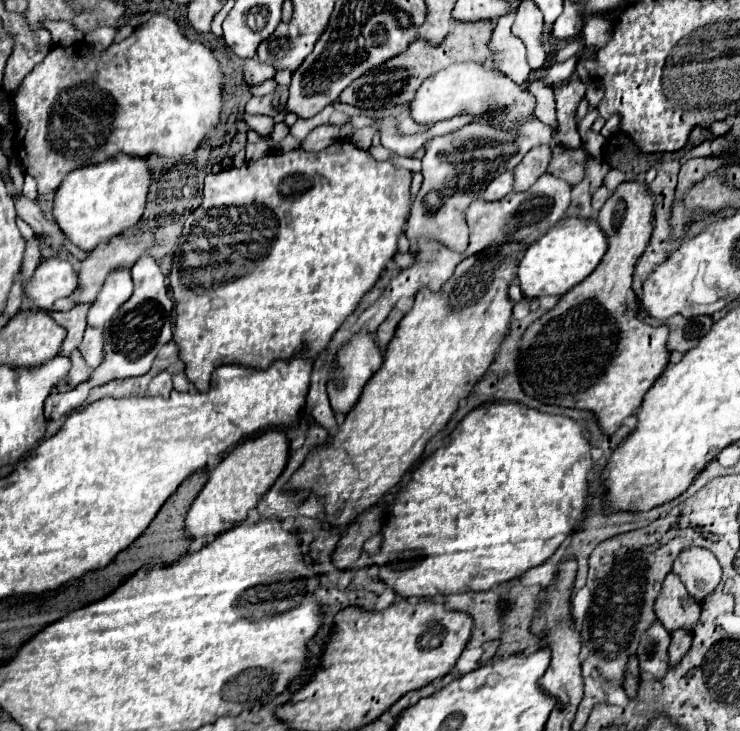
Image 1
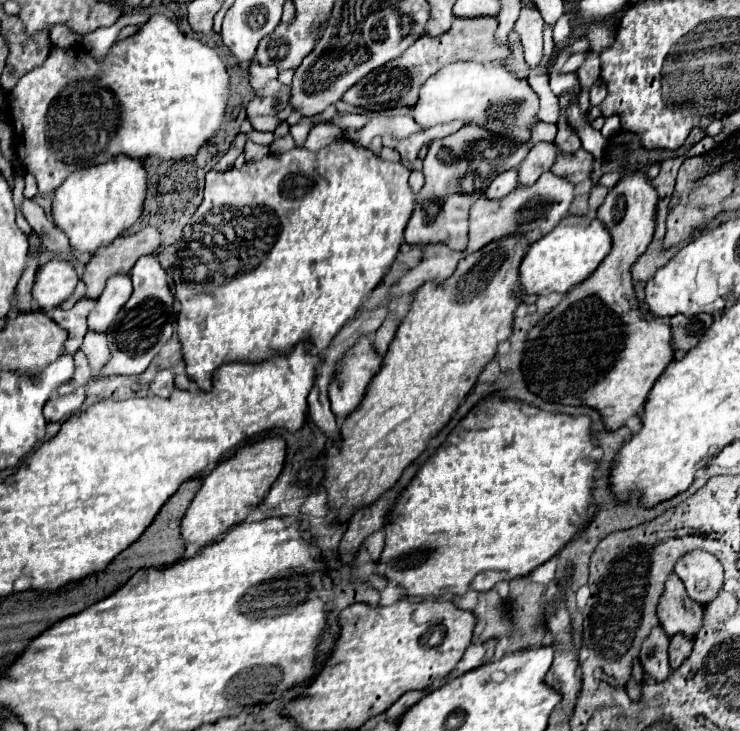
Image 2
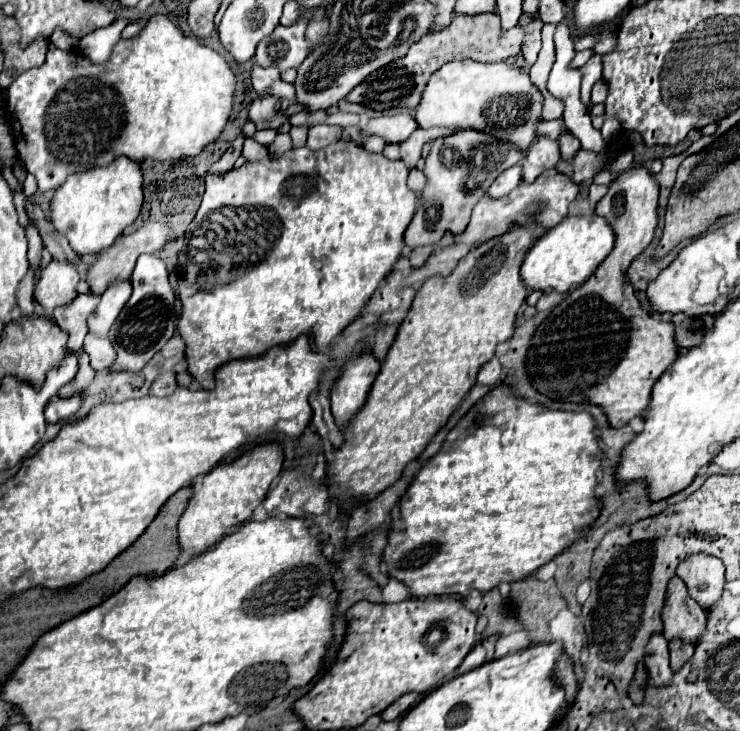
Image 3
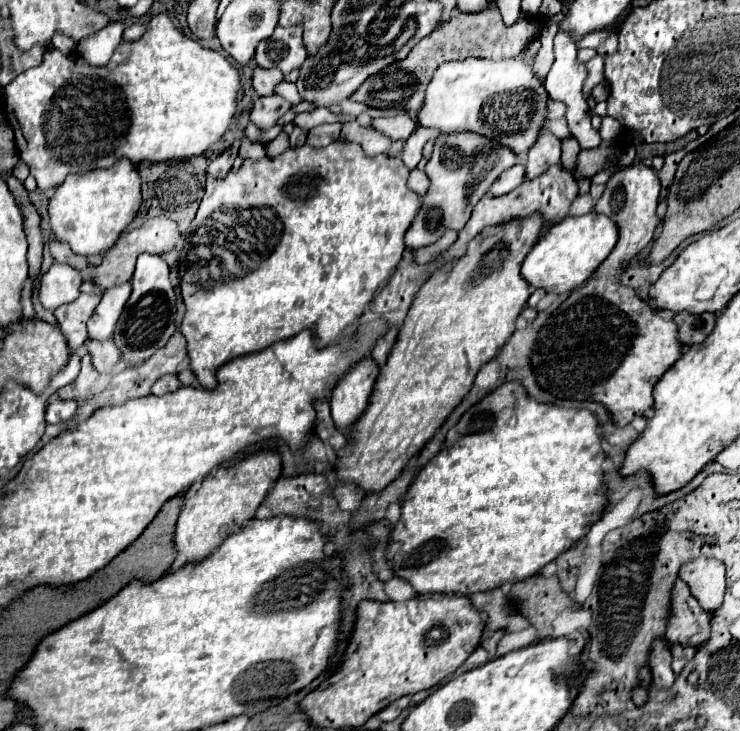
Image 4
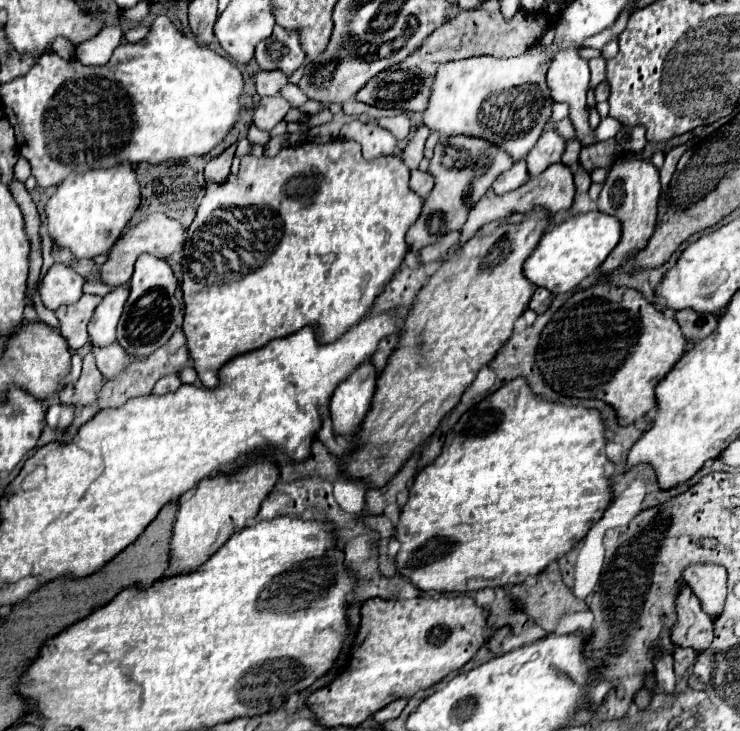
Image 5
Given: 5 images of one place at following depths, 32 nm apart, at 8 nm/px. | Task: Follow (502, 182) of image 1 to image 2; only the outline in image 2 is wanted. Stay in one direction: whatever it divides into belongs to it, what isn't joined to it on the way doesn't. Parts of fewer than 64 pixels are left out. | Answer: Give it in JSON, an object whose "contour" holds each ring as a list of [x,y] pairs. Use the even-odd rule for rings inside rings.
{"contour":[[[512,168],[512,170],[502,172],[500,176],[496,176],[496,180],[492,180],[492,184],[488,186],[488,190],[484,194],[488,198],[496,200],[496,198],[504,198],[506,194],[510,194],[516,186],[518,186],[518,170]]]}

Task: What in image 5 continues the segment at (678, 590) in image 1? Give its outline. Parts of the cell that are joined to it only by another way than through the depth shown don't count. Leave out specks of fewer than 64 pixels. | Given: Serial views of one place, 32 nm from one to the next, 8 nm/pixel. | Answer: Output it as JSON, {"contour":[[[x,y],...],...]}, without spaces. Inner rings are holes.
{"contour":[[[682,588],[676,600],[678,622],[672,630],[672,642],[682,648],[694,648],[696,652],[706,652],[714,640],[714,620],[704,614],[700,600],[690,588]]]}

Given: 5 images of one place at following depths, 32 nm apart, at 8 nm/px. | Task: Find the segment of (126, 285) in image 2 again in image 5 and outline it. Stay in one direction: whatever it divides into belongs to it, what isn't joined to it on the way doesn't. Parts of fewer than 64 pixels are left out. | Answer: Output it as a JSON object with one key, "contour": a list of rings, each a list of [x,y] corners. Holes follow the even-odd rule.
{"contour":[[[118,286],[110,294],[106,294],[100,306],[96,308],[88,324],[88,334],[94,346],[104,348],[116,342],[116,326],[118,326],[124,302],[128,298],[128,292],[130,292],[128,286]]]}

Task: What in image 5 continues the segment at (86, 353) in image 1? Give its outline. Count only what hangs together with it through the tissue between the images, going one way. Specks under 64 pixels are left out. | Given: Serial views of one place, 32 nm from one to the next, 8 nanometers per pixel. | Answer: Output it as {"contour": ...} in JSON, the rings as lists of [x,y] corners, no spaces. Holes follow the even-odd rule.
{"contour":[[[118,344],[106,348],[92,348],[92,352],[96,354],[96,364],[106,378],[116,378],[130,366],[130,356]]]}

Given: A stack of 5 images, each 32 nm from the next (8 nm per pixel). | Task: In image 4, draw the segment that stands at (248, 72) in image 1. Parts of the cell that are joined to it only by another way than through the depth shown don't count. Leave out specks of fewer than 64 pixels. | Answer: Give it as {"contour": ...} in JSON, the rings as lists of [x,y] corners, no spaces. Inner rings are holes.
{"contour":[[[256,68],[254,70],[254,90],[258,92],[258,96],[272,96],[276,94],[276,86],[280,82],[284,82],[284,74],[278,68]]]}

